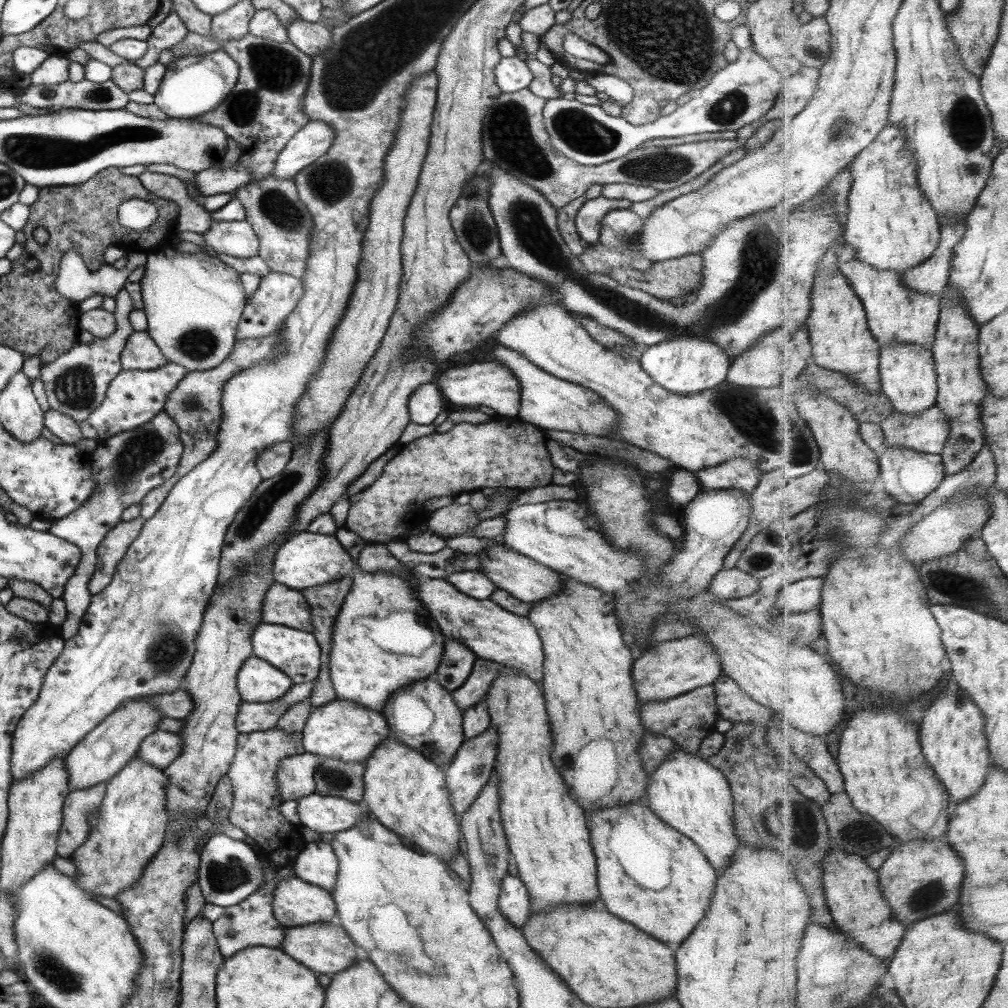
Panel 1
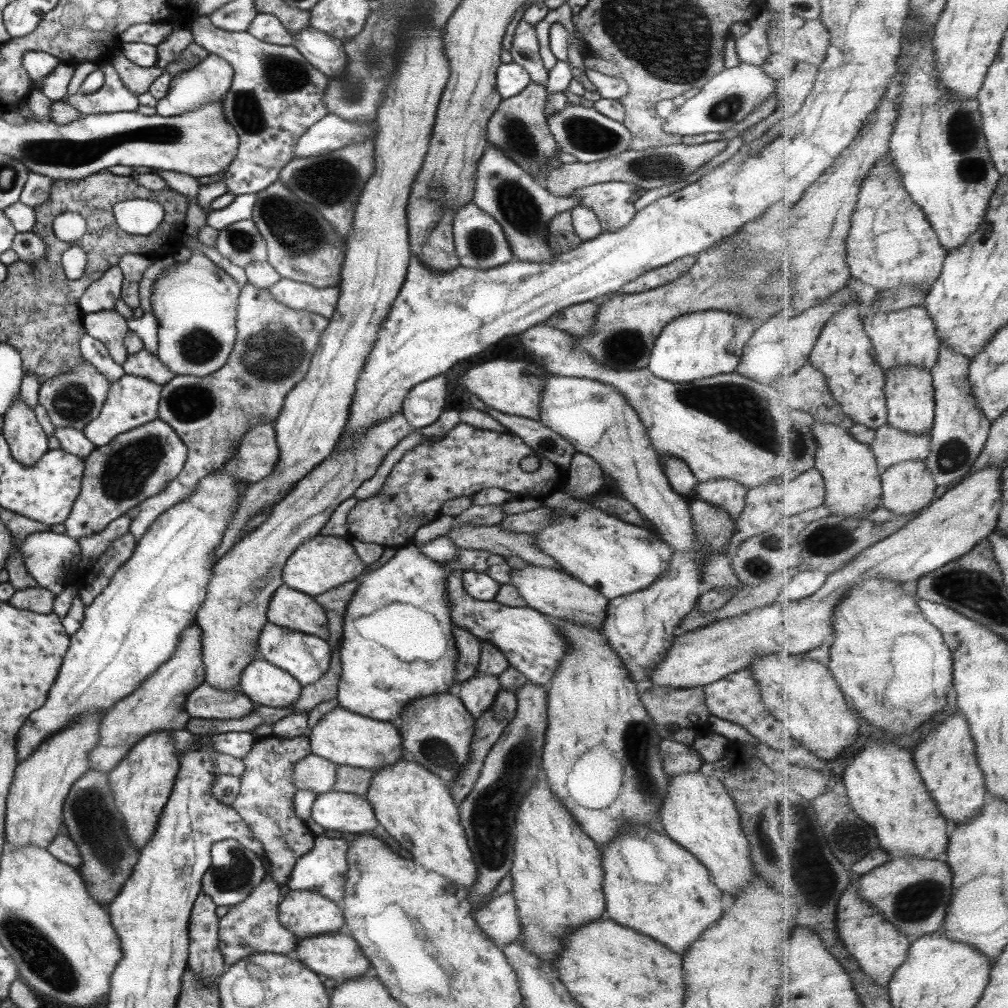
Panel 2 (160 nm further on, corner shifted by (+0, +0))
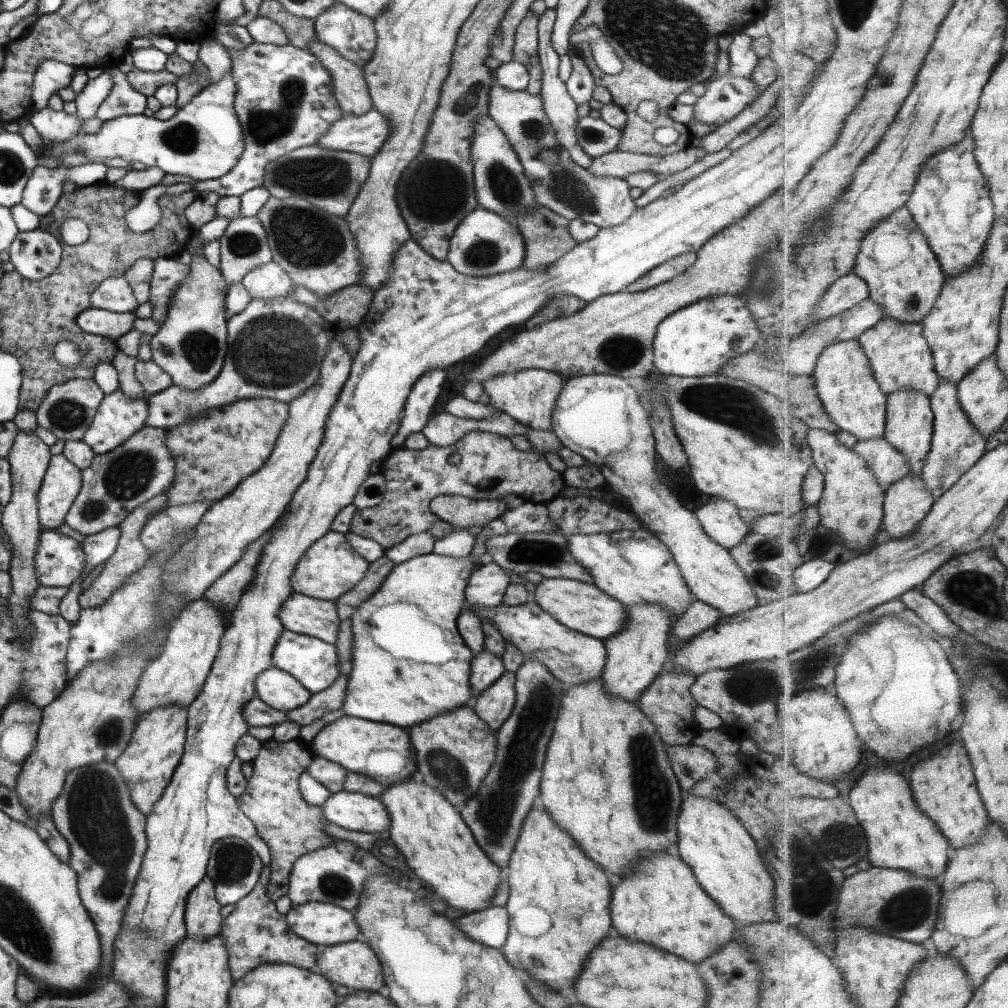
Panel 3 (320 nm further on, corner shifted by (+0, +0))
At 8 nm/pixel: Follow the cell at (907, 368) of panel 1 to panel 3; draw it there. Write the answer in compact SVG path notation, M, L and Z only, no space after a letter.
M904 388L892 392L888 396L888 413L886 422L886 434L884 437L898 449L905 452L910 464L910 474L922 476L927 460L927 455L932 447L934 439L934 408L932 397L925 391L915 388Z

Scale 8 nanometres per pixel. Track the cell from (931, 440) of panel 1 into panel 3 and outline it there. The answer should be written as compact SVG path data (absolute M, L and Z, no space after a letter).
M884 436L859 441L853 449L867 461L885 489L910 474L906 453L899 452Z

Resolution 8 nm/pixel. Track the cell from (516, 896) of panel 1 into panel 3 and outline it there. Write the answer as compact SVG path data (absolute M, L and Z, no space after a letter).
M490 905L479 912L463 914L454 920L454 925L467 938L500 949L508 931L508 916L505 907Z

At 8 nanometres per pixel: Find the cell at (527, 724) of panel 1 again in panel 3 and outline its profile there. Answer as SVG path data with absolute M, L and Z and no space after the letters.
M530 809L515 841L513 852L508 860L505 879L509 886L505 910L508 916L508 931L500 948L507 964L523 970L529 978L545 984L547 988L559 992L571 988L575 976L587 960L587 952L599 944L603 936L609 934L609 898L611 898L612 879L596 863L583 856L574 840L555 824L543 809Z

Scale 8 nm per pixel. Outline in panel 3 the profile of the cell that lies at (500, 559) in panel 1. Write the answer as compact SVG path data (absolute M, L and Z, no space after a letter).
M543 578L543 581L536 584L530 599L537 603L541 610L559 621L559 624L601 641L615 636L628 620L624 605L601 592L594 584L585 584L577 580Z

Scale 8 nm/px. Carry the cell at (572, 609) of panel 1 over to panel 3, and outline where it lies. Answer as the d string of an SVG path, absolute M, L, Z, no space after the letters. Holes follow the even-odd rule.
M600 678L571 684L564 689L553 730L542 766L539 798L550 819L574 840L587 858L596 862L614 880L617 879L615 876L624 876L631 860L641 860L649 852L661 852L676 844L676 820L684 793L666 760L665 744L635 702L604 692ZM582 770L592 770L609 780L603 798L591 802L577 794L573 778Z

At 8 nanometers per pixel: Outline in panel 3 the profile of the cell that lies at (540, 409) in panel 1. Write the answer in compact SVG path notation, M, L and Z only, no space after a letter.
M591 373L590 375L574 376L562 383L559 396L551 415L550 431L555 434L563 447L572 450L585 460L595 464L601 470L605 483L631 508L631 514L657 538L671 553L675 565L687 585L689 592L696 600L718 610L723 617L735 616L740 612L751 610L760 604L751 585L747 583L743 572L735 565L729 551L714 544L699 525L695 514L689 512L678 499L674 491L667 484L661 482L655 473L654 438L649 412L640 401L639 392L636 392L623 377L605 373Z

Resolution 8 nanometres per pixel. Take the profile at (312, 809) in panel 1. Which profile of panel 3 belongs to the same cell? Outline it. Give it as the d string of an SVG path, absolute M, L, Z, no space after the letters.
M341 790L330 793L321 807L330 824L345 830L375 834L390 827L387 809L376 797Z

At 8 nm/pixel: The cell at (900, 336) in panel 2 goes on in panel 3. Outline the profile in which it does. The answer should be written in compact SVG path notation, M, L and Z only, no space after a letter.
M885 317L858 338L887 396L904 388L923 390L929 396L938 390L941 378L935 368L933 348L923 331L922 323L907 323Z

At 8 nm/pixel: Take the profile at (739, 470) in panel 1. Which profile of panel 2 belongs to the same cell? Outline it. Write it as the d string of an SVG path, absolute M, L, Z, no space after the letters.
M728 478L699 482L695 485L695 494L699 500L717 506L717 509L725 510L729 519L736 523L736 526L743 510L746 509L746 488Z

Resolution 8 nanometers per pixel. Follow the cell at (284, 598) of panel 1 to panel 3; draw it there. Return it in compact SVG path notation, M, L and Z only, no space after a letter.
M292 592L283 601L278 617L284 630L302 633L335 645L341 620L334 601L317 600Z

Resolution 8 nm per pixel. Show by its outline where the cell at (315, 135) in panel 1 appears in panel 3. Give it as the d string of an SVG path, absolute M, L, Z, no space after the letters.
M375 109L361 116L343 114L316 141L316 146L371 158L390 135L388 118Z

